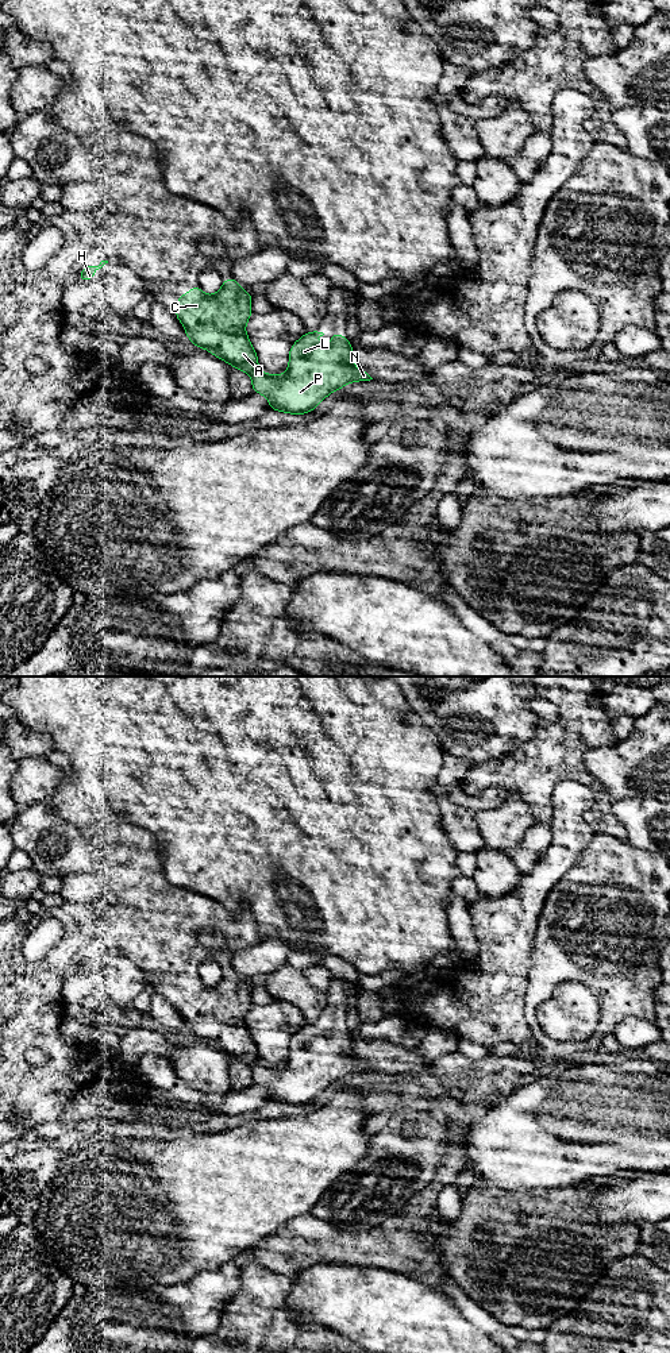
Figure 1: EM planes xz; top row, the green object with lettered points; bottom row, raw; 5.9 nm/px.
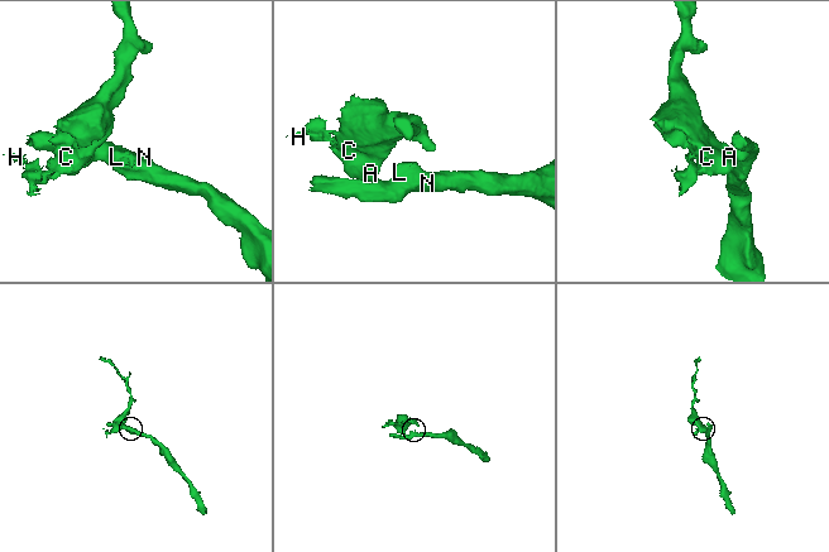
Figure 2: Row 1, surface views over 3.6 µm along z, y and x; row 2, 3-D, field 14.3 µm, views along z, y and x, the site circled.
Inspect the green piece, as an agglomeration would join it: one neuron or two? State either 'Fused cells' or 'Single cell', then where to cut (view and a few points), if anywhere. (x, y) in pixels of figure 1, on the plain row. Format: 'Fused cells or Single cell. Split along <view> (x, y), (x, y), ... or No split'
Fused cells. Split along xz (260, 1062), (251, 1067)

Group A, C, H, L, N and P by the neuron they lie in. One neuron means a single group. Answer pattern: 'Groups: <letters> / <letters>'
Groups: A C H / L N P

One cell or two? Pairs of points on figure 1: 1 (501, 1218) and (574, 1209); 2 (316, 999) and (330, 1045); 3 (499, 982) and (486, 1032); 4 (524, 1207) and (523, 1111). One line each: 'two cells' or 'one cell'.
1: one cell
2: two cells
3: one cell
4: two cells

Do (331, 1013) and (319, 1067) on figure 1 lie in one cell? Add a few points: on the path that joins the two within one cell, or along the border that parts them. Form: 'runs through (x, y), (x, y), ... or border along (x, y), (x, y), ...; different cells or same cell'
runs through (331, 1026), (326, 1047), (320, 1053); same cell

